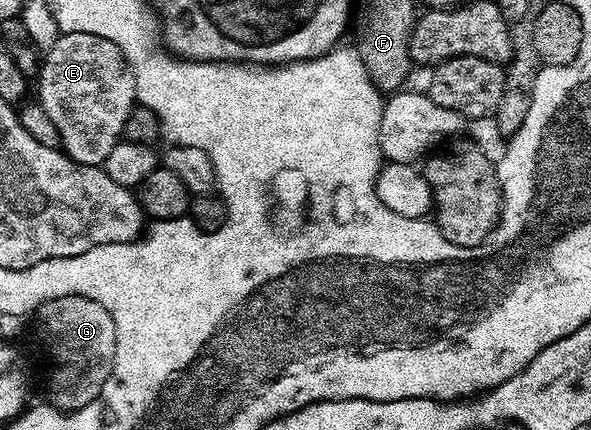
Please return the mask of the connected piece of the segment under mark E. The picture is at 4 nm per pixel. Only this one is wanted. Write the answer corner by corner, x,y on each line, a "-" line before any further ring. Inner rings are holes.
62,32
55,45
48,48
46,55
38,70
37,101
55,125
65,154
79,164
102,166
111,149
122,138
126,120
136,104
133,70
113,41
91,33

